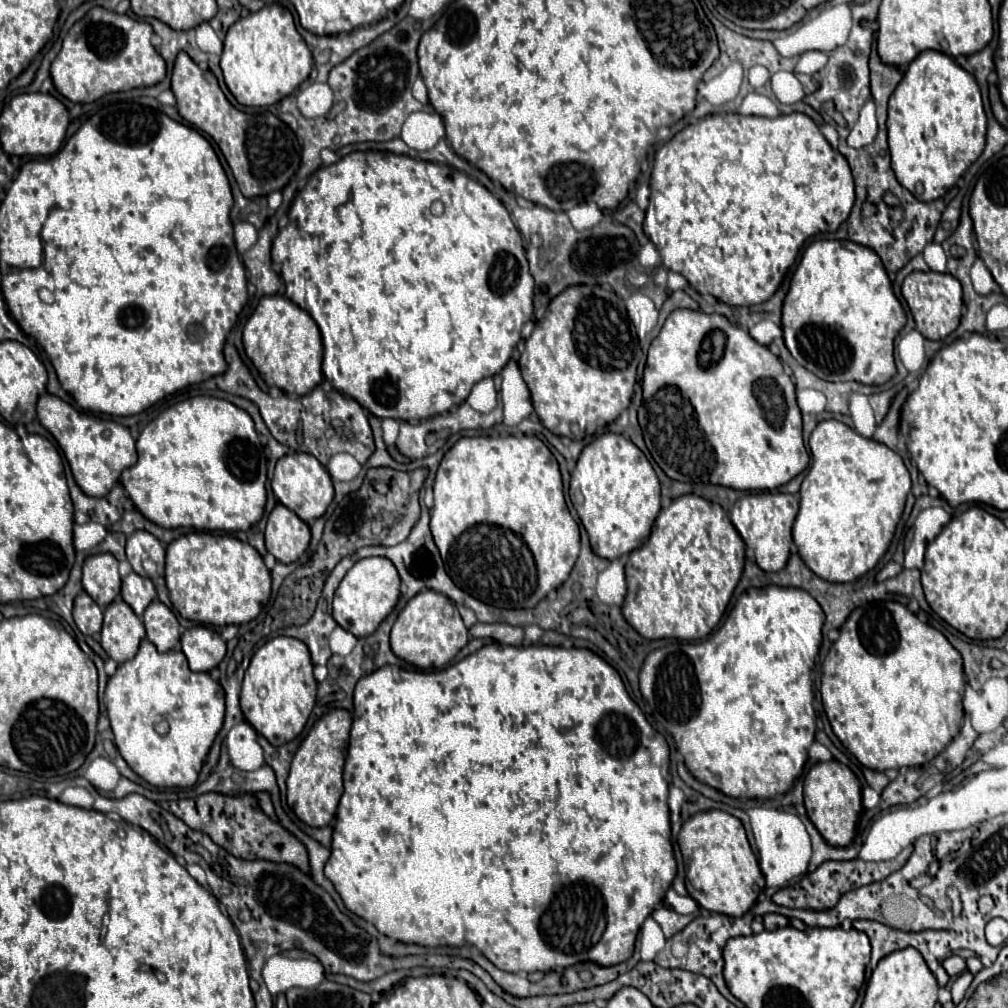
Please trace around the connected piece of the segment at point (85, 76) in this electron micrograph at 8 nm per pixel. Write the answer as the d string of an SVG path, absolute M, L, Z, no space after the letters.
M99 6L91 8L71 26L51 64L51 78L57 92L71 102L85 104L111 92L159 84L165 78L165 60L153 48L151 36L153 28L147 22Z

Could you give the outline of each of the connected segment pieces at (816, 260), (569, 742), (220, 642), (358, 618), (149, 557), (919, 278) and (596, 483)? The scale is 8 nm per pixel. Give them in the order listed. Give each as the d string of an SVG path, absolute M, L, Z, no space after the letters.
M815 240L805 248L791 276L781 314L785 346L805 370L827 382L855 380L867 386L881 386L897 374L893 342L903 326L905 310L893 294L879 256L871 248L849 240Z
M487 644L481 650L465 656L461 662L451 664L443 670L419 672L419 670L403 670L401 668L399 674L401 674L401 682L395 682L393 680L393 668L387 664L387 666L375 670L373 674L363 676L363 680L359 680L359 684L355 686L355 694L353 694L353 726L351 726L351 740L349 740L345 772L343 772L345 792L343 792L341 802L337 806L337 816L335 816L335 824L333 824L331 858L325 864L325 876L333 882L335 890L339 892L339 896L345 904L345 908L351 910L353 914L357 914L359 918L367 920L369 924L373 924L387 938L403 942L403 944L417 944L417 946L431 946L431 948L437 948L437 946L475 946L477 950L483 952L483 956L487 960L491 960L499 970L505 970L505 972L525 972L525 974L531 974L537 970L551 972L555 968L575 966L577 962L579 964L593 962L597 966L609 968L609 966L621 964L627 958L631 958L641 924L645 922L647 916L651 916L651 912L663 900L665 892L669 890L669 886L675 878L677 868L675 868L675 856L673 856L673 846L671 846L671 826L669 826L669 806L667 806L669 746L667 746L665 736L659 734L657 730L653 730L653 726L643 716L641 708L629 698L619 672L613 666L609 666L601 656L597 656L595 652L591 652L587 648L569 648L567 650L561 646L545 646L545 644L515 648L515 646L503 646L503 644Z
M193 626L181 636L183 654L193 672L209 672L225 658L225 640L207 626Z
M363 558L353 564L353 568L341 580L333 598L333 618L347 632L361 636L371 636L379 624L393 612L399 600L399 574L391 560L387 558Z
M137 530L127 538L127 560L139 576L150 579L163 576L165 553L161 542L145 530Z
M911 272L901 286L901 294L915 318L917 330L927 338L927 340L943 340L955 328L959 326L961 312L963 312L963 292L961 284L957 278L951 274L939 274L939 272Z
M613 432L583 448L571 472L569 496L589 534L591 550L607 560L617 560L645 544L659 514L659 480L653 466L629 438Z

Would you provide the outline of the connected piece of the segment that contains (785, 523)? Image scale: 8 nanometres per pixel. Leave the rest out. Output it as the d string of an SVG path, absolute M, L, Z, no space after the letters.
M759 492L739 498L731 510L731 522L745 540L745 544L755 552L757 566L765 572L779 572L789 560L789 550L793 544L791 528L799 512L799 500L793 494L783 492Z

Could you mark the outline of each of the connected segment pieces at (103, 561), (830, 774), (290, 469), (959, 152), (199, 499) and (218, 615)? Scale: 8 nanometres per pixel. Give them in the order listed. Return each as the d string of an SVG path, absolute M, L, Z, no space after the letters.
M111 554L87 556L83 564L83 590L101 606L109 606L121 590L117 560Z
M837 760L815 764L805 776L805 808L809 820L831 846L849 846L855 836L859 814L863 812L861 784L857 776Z
M295 452L295 454L283 456L275 466L271 486L273 486L273 494L277 496L277 500L283 502L283 506L293 510L307 524L321 518L335 496L327 468L323 464L319 464L315 456L305 454L305 452Z
M925 50L921 52L905 70L899 88L895 88L889 100L889 118L887 118L887 132L889 132L889 152L891 152L891 166L895 170L897 180L909 190L915 190L915 184L923 184L923 194L919 200L931 202L941 196L961 178L961 174L979 158L985 148L985 126L987 118L983 112L981 92L975 78L965 72L951 56Z
M195 396L187 398L151 420L137 438L137 464L129 466L121 474L121 484L135 508L153 524L161 528L195 528L213 532L237 532L249 530L257 524L265 510L265 454L259 446L259 438L251 416L235 404L213 398Z
M191 532L167 546L165 580L173 608L187 620L229 626L253 620L271 598L271 572L259 552L231 536Z

